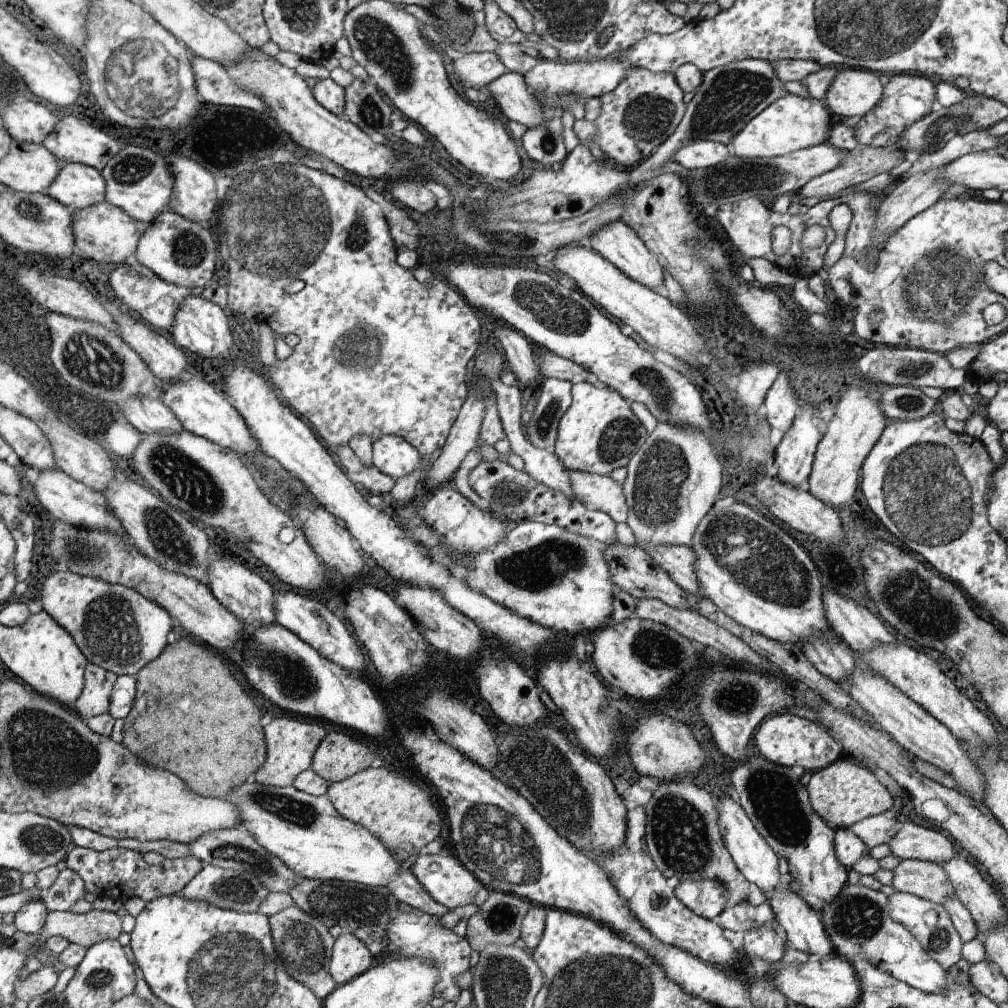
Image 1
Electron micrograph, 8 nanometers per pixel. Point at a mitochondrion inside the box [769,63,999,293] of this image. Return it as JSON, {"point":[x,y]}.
{"point":[941,127]}

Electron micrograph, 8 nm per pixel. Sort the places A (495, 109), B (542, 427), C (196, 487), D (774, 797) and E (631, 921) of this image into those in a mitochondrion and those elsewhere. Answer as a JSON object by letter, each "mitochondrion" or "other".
{"A":"other","B":"mitochondrion","C":"mitochondrion","D":"mitochondrion","E":"other"}

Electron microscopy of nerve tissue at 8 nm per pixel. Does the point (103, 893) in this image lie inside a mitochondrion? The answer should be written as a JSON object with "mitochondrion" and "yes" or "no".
{"mitochondrion":"no"}

